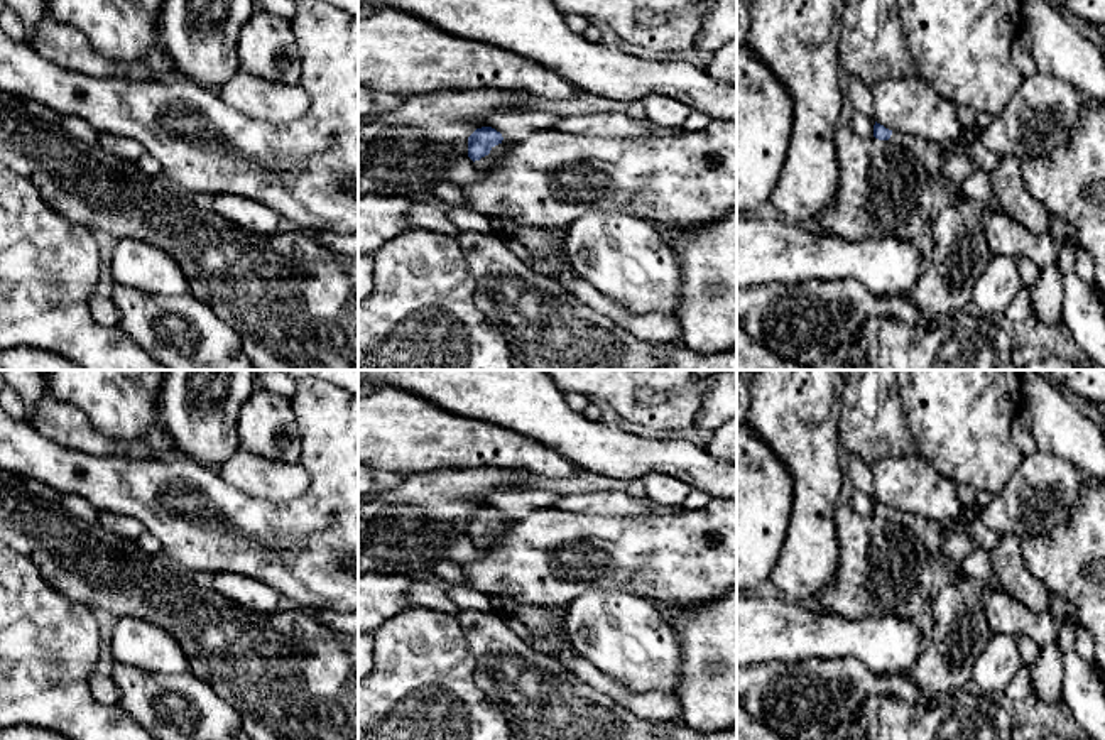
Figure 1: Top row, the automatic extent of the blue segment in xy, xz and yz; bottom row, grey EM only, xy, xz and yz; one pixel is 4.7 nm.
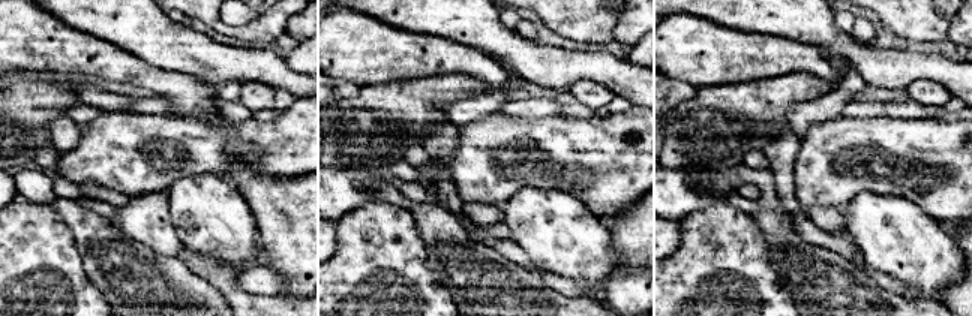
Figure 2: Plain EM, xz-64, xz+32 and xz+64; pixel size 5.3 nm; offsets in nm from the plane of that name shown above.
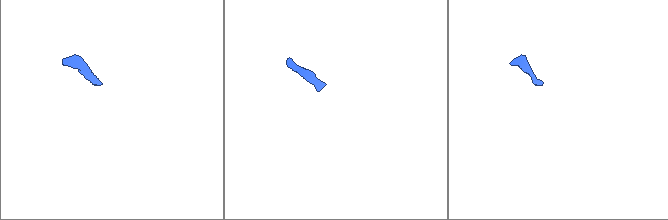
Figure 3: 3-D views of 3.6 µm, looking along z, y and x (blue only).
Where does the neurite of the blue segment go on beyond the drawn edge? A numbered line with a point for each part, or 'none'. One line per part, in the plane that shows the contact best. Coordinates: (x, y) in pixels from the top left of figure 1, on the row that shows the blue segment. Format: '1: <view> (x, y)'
1: xz (487, 163)

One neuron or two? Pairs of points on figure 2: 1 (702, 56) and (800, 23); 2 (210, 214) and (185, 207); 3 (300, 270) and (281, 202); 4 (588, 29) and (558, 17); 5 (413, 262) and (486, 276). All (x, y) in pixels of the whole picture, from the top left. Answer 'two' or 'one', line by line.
1: two
2: one
3: one
4: one
5: two

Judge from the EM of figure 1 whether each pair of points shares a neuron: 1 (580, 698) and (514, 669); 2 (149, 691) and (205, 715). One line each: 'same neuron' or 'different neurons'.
1: same neuron
2: same neuron

